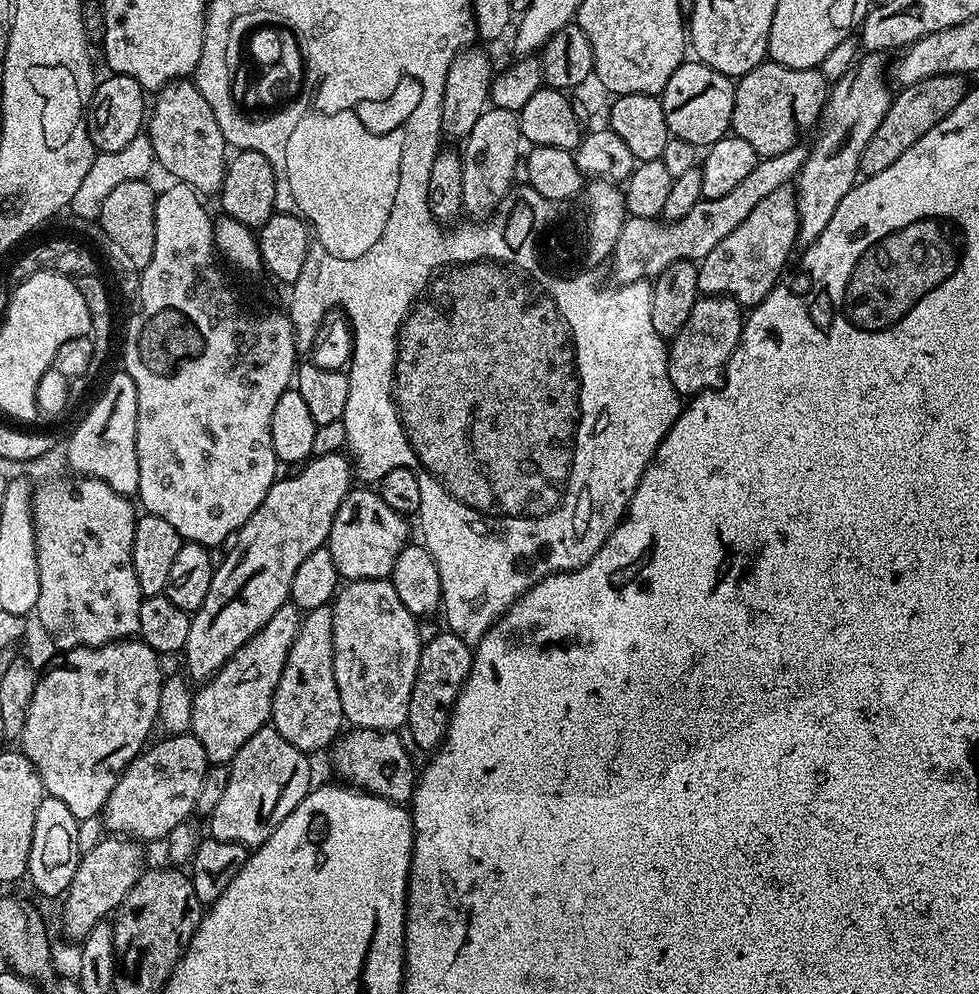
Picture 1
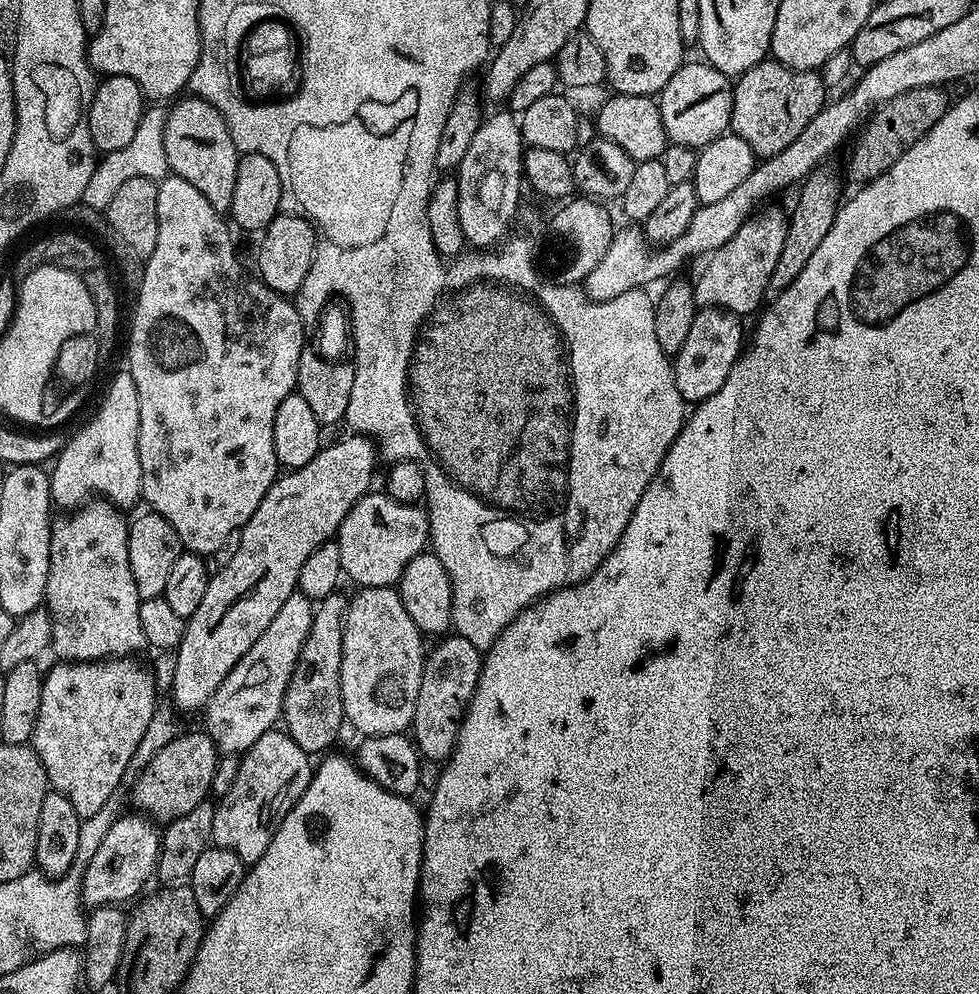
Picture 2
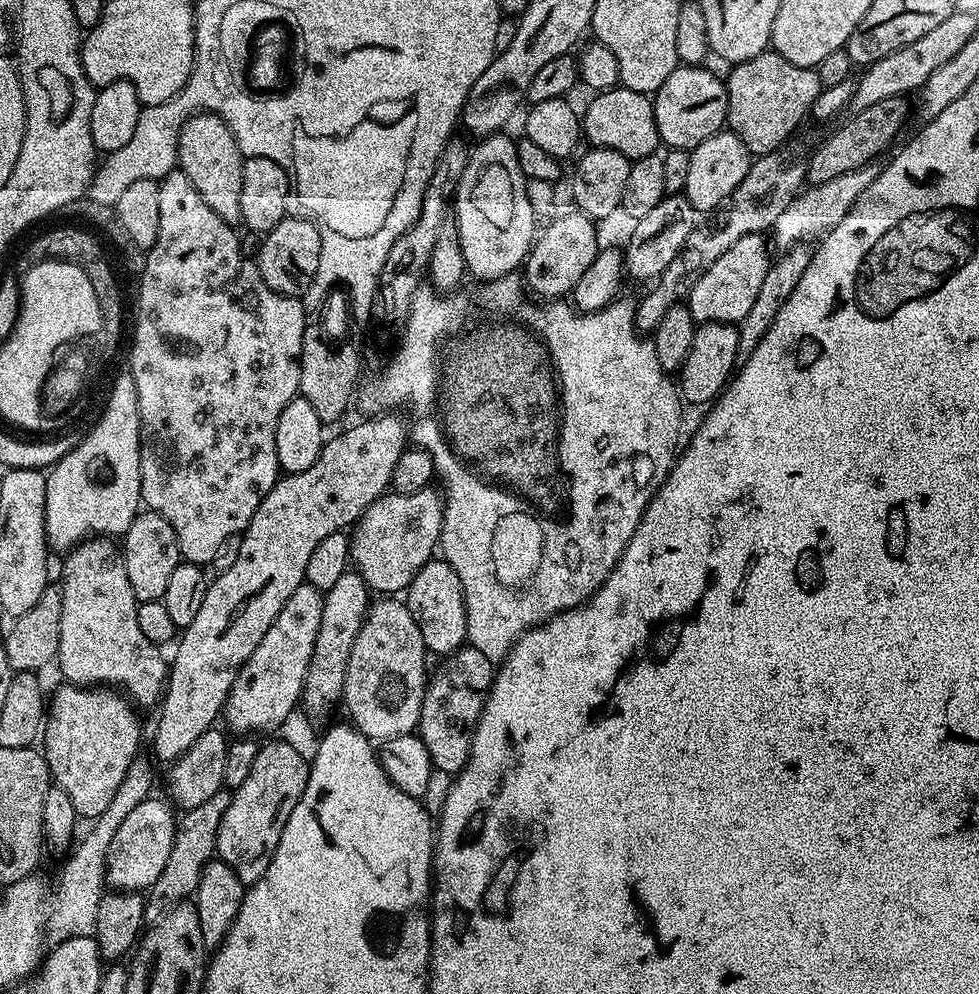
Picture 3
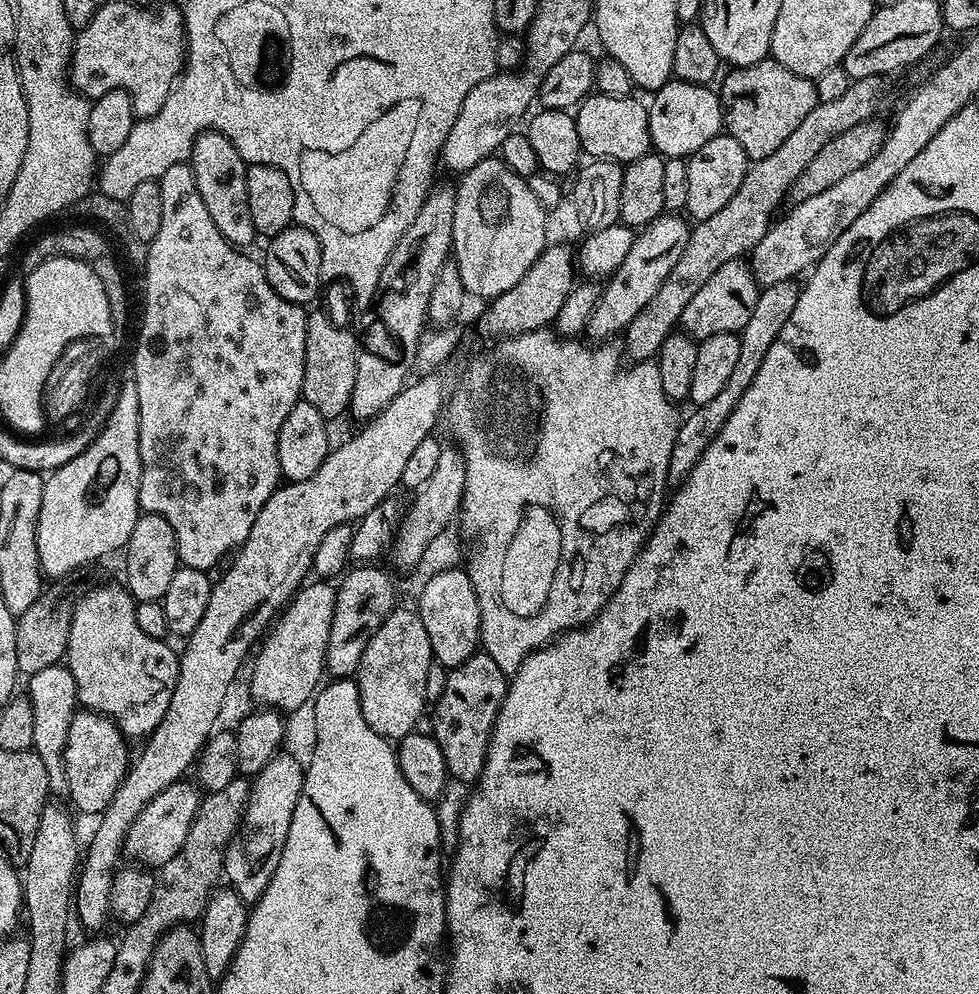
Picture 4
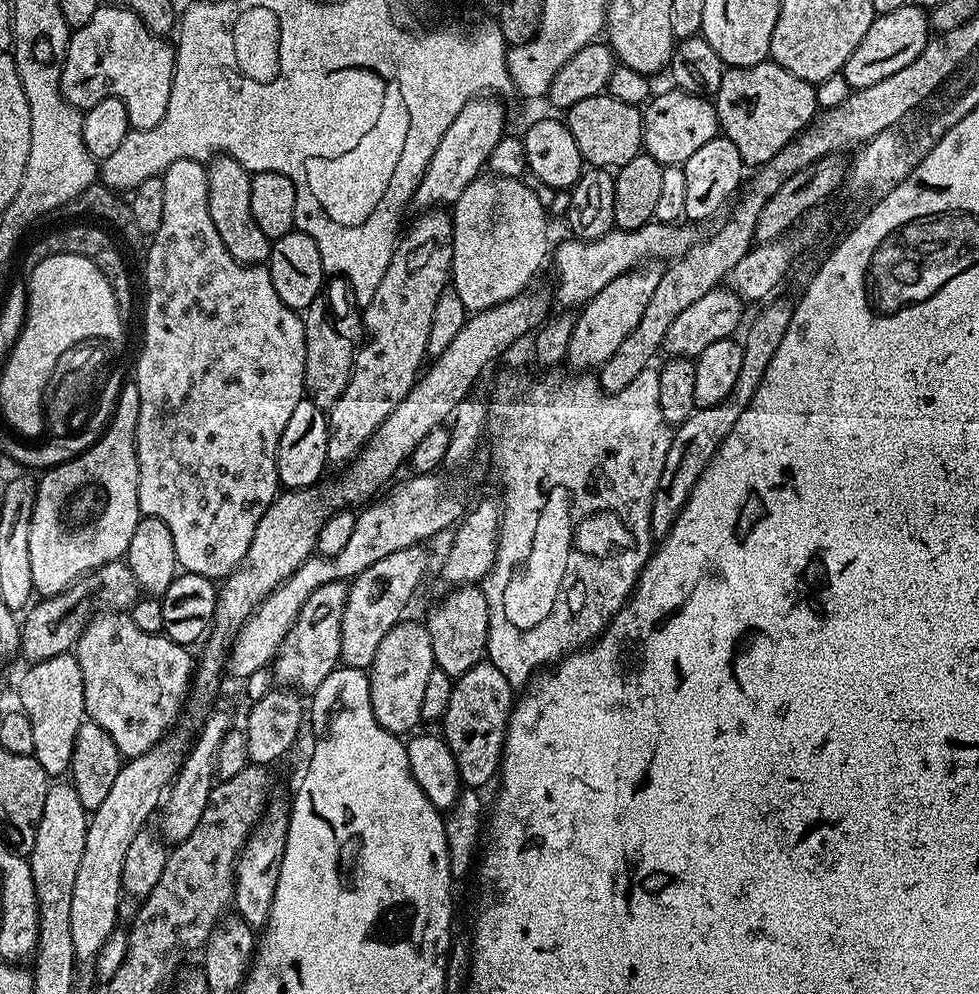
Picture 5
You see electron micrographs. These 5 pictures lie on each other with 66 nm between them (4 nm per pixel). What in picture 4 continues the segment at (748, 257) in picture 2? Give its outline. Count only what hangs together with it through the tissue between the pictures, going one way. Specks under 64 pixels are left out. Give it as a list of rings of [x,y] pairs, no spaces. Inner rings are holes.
[[[743,259],[731,260],[718,266],[718,270],[714,270],[714,274],[710,274],[710,279],[702,285],[702,290],[698,290],[694,298],[690,298],[686,310],[682,310],[680,315],[679,327],[697,342],[714,334],[738,334],[746,326],[746,322],[750,322],[754,302],[759,296],[760,288],[752,277],[751,267]]]

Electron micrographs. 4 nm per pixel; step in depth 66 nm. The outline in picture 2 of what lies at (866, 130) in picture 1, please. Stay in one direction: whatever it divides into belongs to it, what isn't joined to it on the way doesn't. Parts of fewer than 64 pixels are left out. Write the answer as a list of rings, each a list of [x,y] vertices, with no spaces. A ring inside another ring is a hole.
[[[821,166],[812,172],[807,180],[799,185],[798,191],[800,191],[800,208],[794,209],[792,216],[790,212],[788,233],[782,242],[782,255],[778,258],[778,263],[774,265],[774,274],[770,274],[768,292],[772,294],[779,294],[782,290],[786,290],[790,282],[794,282],[794,278],[798,278],[798,274],[806,270],[806,262],[810,262],[814,250],[822,246],[822,238],[826,238],[836,217],[836,210],[842,203],[840,180],[832,176],[828,166]]]

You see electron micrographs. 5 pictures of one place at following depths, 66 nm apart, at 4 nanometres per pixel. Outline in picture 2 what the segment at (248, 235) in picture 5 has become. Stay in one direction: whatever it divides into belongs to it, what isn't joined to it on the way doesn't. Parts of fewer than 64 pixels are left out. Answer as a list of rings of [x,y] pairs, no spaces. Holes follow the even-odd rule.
[[[188,94],[177,99],[172,106],[172,109],[170,107],[167,109],[164,122],[164,149],[169,173],[178,178],[186,178],[186,182],[190,182],[190,186],[196,187],[205,196],[206,202],[210,202],[210,206],[214,206],[221,214],[227,213],[232,207],[234,178],[238,178],[238,162],[241,153],[236,151],[234,142],[230,138],[230,130],[222,118],[222,114],[213,104],[200,99],[195,94]]]

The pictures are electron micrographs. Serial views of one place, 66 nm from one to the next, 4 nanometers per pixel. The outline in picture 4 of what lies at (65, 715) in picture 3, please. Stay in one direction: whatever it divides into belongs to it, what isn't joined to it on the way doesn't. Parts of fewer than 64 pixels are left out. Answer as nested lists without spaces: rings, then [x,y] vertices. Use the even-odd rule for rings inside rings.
[[[87,710],[77,711],[76,717],[70,722],[70,734],[66,738],[64,769],[68,780],[68,796],[76,803],[78,811],[99,814],[106,810],[106,806],[110,806],[118,786],[123,782],[124,775],[128,773],[130,767],[128,744],[129,741],[121,734],[120,727],[109,716]]]

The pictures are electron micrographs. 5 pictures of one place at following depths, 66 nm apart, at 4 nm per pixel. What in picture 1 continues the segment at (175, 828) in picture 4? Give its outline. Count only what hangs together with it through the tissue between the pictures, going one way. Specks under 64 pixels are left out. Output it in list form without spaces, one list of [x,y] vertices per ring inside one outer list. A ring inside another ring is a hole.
[[[115,834],[105,835],[94,846],[94,850],[83,853],[78,862],[78,870],[74,870],[74,878],[63,897],[64,928],[76,939],[83,941],[84,935],[94,926],[107,921],[110,914],[115,913],[126,894],[138,882],[140,873],[145,871],[144,852],[141,841],[127,836]]]

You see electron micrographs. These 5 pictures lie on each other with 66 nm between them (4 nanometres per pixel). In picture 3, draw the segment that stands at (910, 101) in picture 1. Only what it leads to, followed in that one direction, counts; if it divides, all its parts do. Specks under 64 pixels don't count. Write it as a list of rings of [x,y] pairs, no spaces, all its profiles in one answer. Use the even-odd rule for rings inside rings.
[[[903,99],[887,100],[878,102],[878,106],[870,106],[862,112],[857,112],[838,132],[829,138],[828,142],[812,156],[808,168],[806,164],[806,180],[809,185],[830,182],[830,178],[842,178],[844,174],[850,174],[859,168],[867,168],[876,160],[896,139],[900,136],[900,131],[904,128],[904,119],[908,116],[908,108],[904,105]]]

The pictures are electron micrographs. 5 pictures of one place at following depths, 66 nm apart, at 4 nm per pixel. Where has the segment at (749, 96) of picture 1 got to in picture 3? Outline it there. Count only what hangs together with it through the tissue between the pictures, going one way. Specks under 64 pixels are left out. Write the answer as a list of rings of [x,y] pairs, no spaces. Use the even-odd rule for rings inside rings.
[[[766,50],[746,62],[735,65],[732,73],[726,76],[728,85],[727,127],[747,146],[753,157],[771,156],[792,136],[792,131],[805,119],[809,119],[814,102],[819,98],[822,85],[819,71],[811,68],[799,68],[777,52]]]

